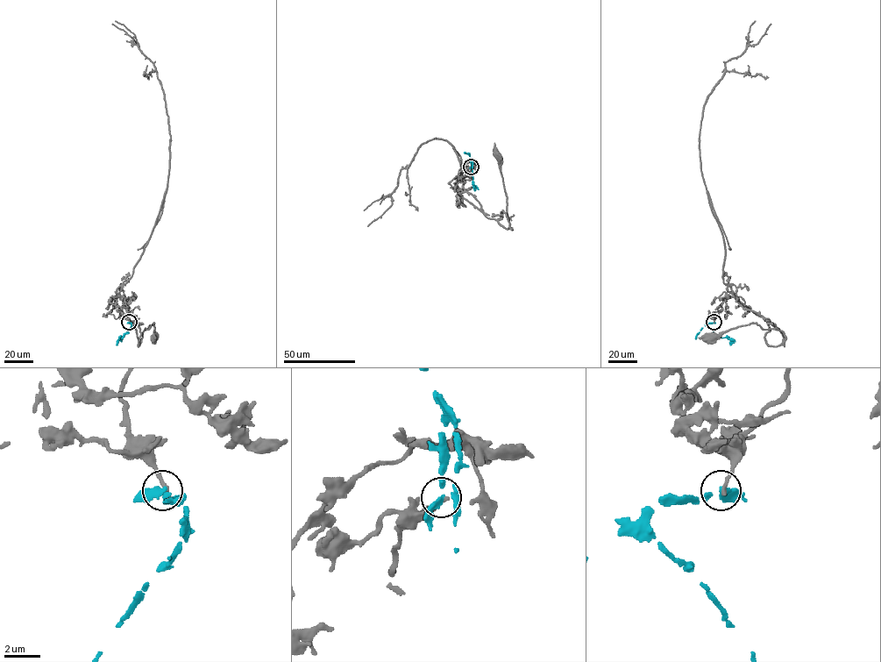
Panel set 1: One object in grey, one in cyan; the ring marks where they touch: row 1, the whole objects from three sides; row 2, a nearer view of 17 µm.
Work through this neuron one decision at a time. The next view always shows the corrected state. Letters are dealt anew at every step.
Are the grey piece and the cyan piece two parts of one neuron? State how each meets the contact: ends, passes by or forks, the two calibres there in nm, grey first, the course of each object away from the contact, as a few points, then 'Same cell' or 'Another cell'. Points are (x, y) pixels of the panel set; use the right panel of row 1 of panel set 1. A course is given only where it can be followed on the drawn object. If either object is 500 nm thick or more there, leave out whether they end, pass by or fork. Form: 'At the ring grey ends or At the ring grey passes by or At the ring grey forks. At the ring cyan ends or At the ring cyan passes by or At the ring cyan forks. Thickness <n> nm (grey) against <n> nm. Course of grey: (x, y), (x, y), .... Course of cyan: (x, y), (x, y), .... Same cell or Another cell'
At the ring grey ends. At the ring cyan ends. Thickness 240 nm (grey) against 400 nm. Course of grey: (714, 323), (734, 297), (769, 319), (784, 346), (785, 338), (781, 330), (756, 323), (712, 337). Course of cyan: (713, 323), (707, 325), (716, 337), (731, 338), (730, 345). Another cell

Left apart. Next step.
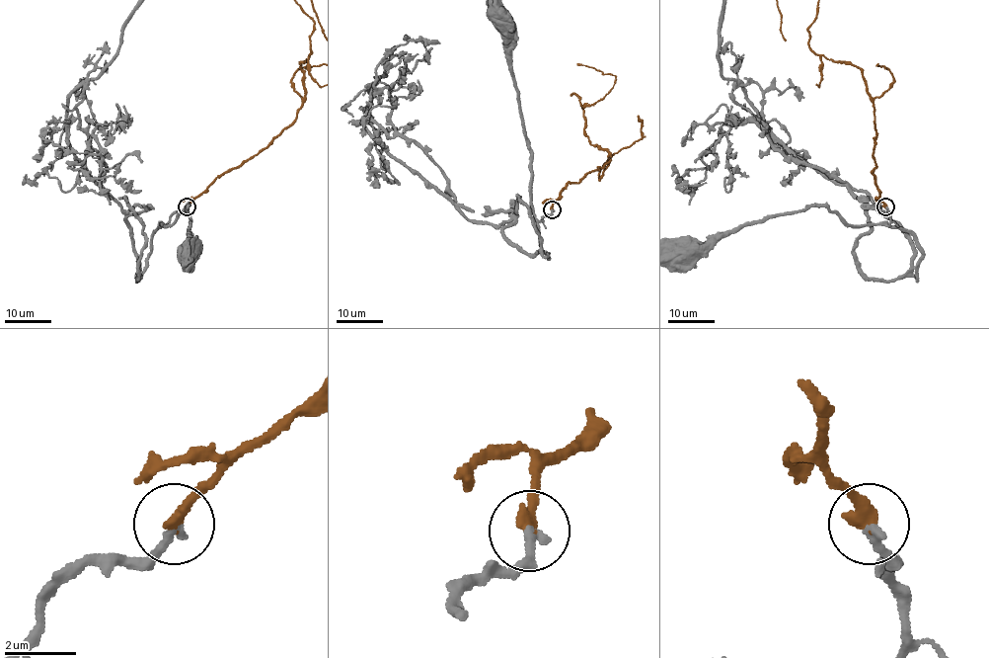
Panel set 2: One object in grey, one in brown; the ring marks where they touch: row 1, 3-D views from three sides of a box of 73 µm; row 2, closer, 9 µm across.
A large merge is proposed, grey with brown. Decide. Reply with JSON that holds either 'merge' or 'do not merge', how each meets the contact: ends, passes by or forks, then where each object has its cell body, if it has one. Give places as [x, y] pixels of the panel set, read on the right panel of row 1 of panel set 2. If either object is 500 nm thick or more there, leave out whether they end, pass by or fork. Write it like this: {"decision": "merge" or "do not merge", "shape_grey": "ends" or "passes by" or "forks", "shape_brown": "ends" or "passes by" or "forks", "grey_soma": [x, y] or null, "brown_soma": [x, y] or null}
{"decision": "merge", "shape_grey": "ends", "shape_brown": "ends", "grey_soma": [686, 253], "brown_soma": null}

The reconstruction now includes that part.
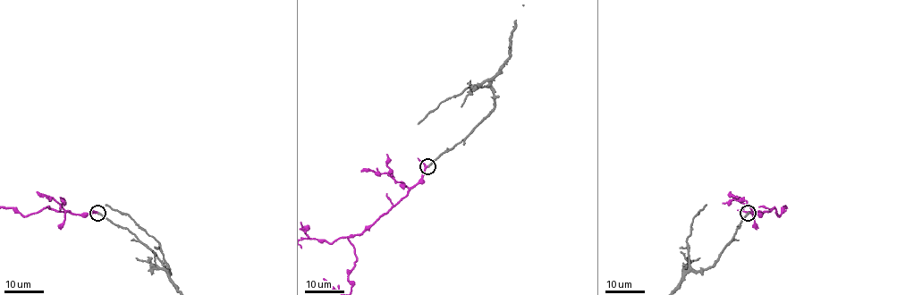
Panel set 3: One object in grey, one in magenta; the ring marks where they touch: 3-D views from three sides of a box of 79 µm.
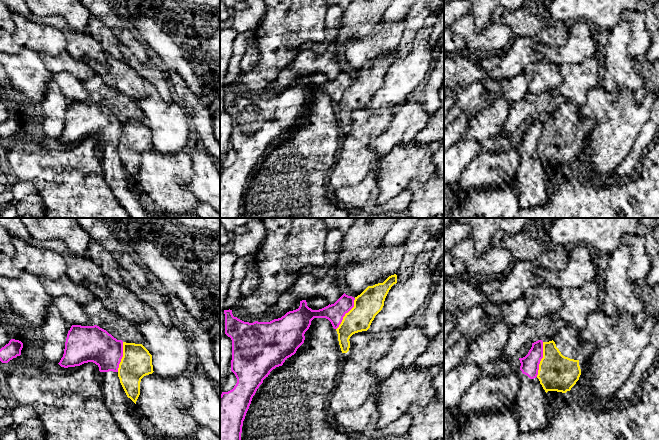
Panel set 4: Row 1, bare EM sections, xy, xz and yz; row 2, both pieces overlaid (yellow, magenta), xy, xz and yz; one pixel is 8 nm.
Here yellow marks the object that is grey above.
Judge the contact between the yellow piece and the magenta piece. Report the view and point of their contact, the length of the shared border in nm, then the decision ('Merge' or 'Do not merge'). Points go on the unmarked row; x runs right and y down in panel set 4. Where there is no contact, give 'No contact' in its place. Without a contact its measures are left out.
Touches yellow at yz (541, 135). Shared border 280 nm. Do not merge

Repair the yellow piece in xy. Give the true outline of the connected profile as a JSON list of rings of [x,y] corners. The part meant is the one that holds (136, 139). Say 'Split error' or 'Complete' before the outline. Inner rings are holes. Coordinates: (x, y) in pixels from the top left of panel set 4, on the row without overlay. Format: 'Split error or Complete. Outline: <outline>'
Complete. Outline: [[[123,118],[123,133],[118,144],[120,159],[135,180],[140,171],[141,155],[152,150],[152,131],[142,120]]]

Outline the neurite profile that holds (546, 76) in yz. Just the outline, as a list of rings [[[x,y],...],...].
[[[545,59],[530,64],[524,72],[532,75],[528,87],[528,94],[531,96],[550,92],[561,83],[560,66]]]

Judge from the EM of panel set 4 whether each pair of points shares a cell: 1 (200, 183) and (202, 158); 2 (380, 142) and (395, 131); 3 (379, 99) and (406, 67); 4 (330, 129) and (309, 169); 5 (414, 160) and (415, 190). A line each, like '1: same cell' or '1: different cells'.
1: same cell
2: same cell
3: same cell
4: same cell
5: different cells

